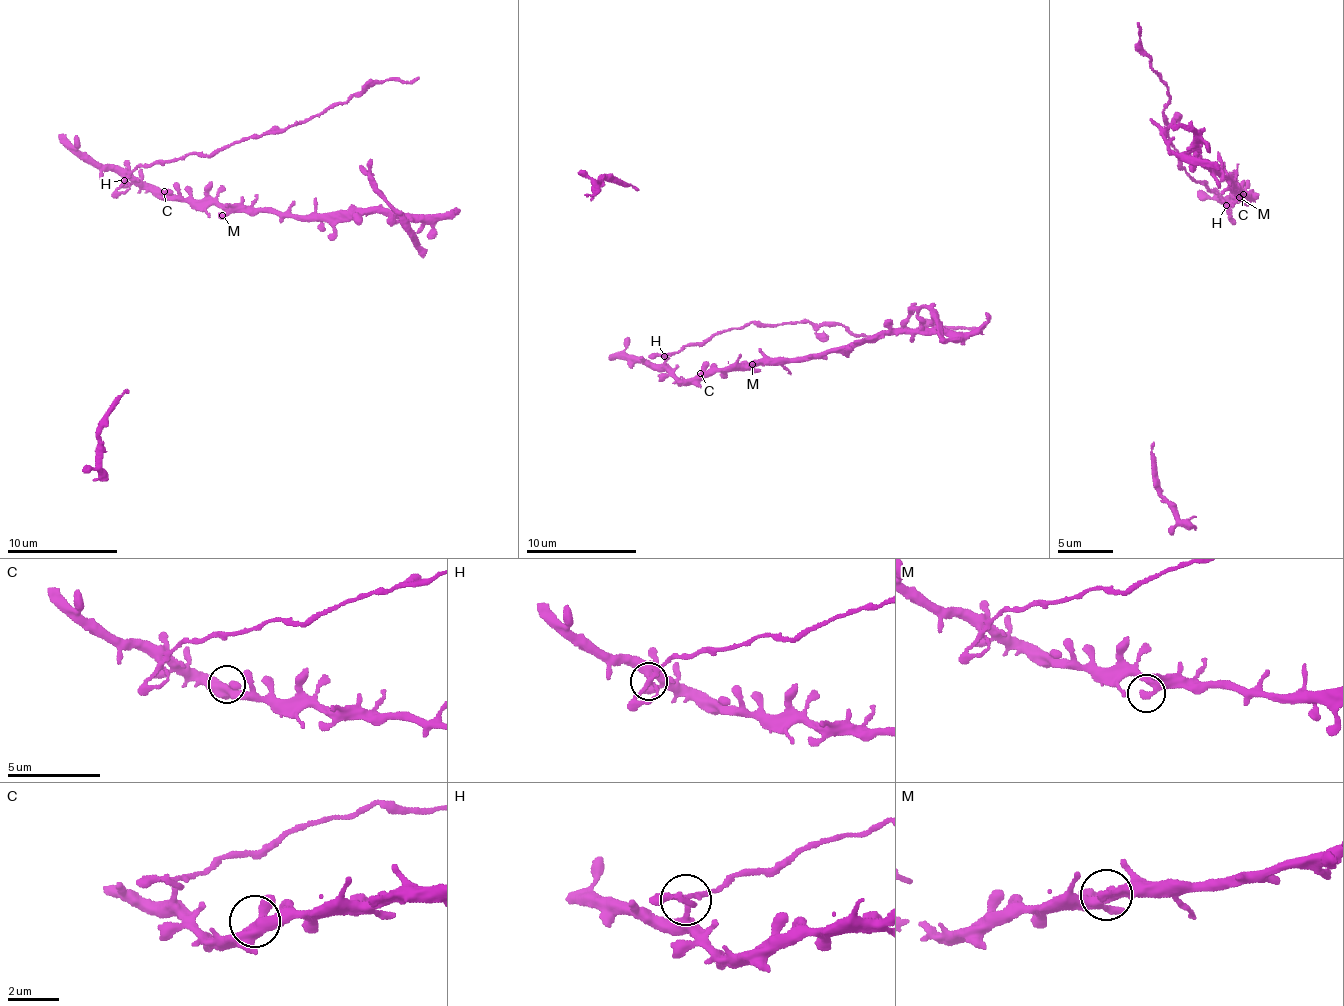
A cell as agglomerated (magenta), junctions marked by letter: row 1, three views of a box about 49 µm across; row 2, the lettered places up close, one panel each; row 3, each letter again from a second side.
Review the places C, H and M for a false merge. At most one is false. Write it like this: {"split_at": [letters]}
{"split_at": ["H"]}

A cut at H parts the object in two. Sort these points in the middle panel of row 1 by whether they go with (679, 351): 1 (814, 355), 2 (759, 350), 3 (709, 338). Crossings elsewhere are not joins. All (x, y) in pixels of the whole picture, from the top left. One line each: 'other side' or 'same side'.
1: other side
2: other side
3: same side

